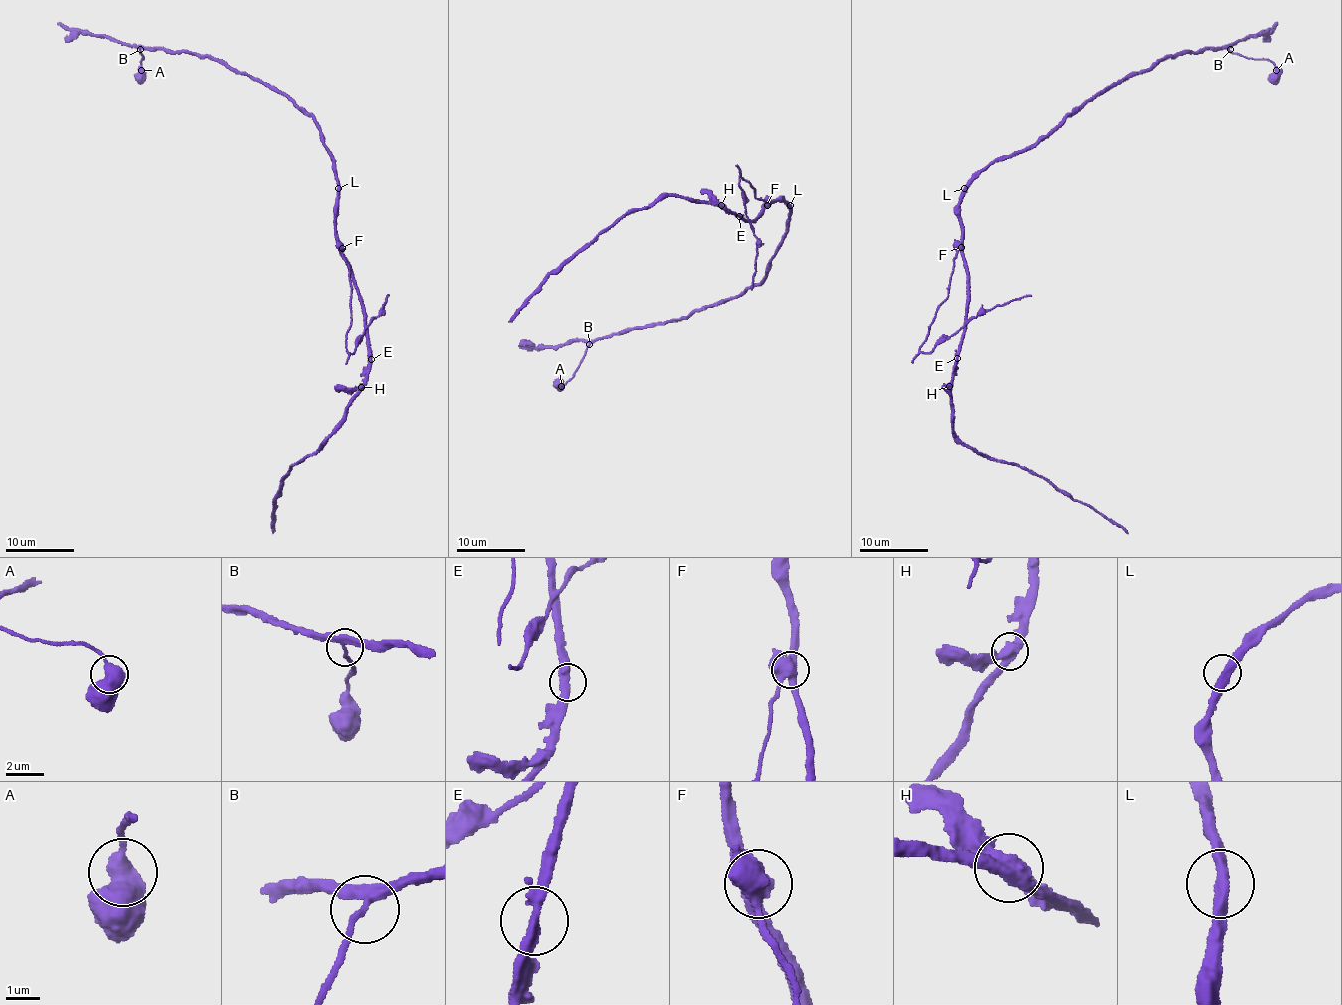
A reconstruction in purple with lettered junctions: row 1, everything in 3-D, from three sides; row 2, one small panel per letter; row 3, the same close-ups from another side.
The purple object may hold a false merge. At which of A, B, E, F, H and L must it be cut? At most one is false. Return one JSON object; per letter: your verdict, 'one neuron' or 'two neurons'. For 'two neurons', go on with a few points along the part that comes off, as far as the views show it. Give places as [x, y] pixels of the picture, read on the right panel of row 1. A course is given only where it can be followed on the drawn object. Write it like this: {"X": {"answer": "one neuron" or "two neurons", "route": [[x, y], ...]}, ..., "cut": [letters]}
{"A": {"answer": "one neuron"}, "B": {"answer": "one neuron"}, "E": {"answer": "one neuron"}, "F": {"answer": "two neurons", "route": [[960, 246], [947, 298], [937, 309], [921, 352], [930, 352], [970, 321], [998, 306], [1031, 295]]}, "H": {"answer": "one neuron"}, "L": {"answer": "one neuron"}, "cut": ["F"]}

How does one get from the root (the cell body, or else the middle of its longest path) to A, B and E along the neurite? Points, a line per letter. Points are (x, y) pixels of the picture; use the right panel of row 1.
A: (967, 190), (992, 164), (1022, 153), (1102, 92), (1170, 57), (1225, 48), (1266, 58), (1276, 70)
B: (967, 190), (969, 181), (992, 164), (1022, 153), (1117, 83), (1170, 57), (1230, 49)
E: (967, 190), (959, 205), (959, 227), (962, 231), (968, 304), (966, 328), (956, 359)

